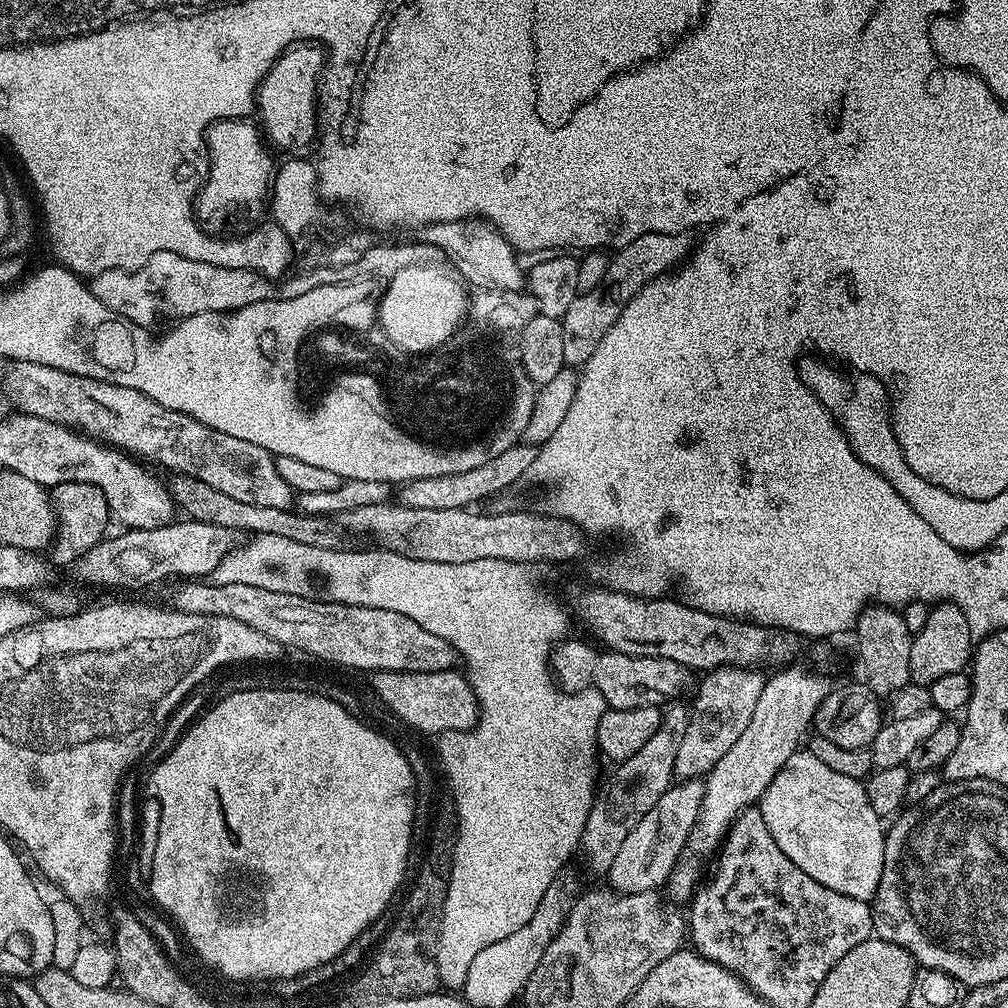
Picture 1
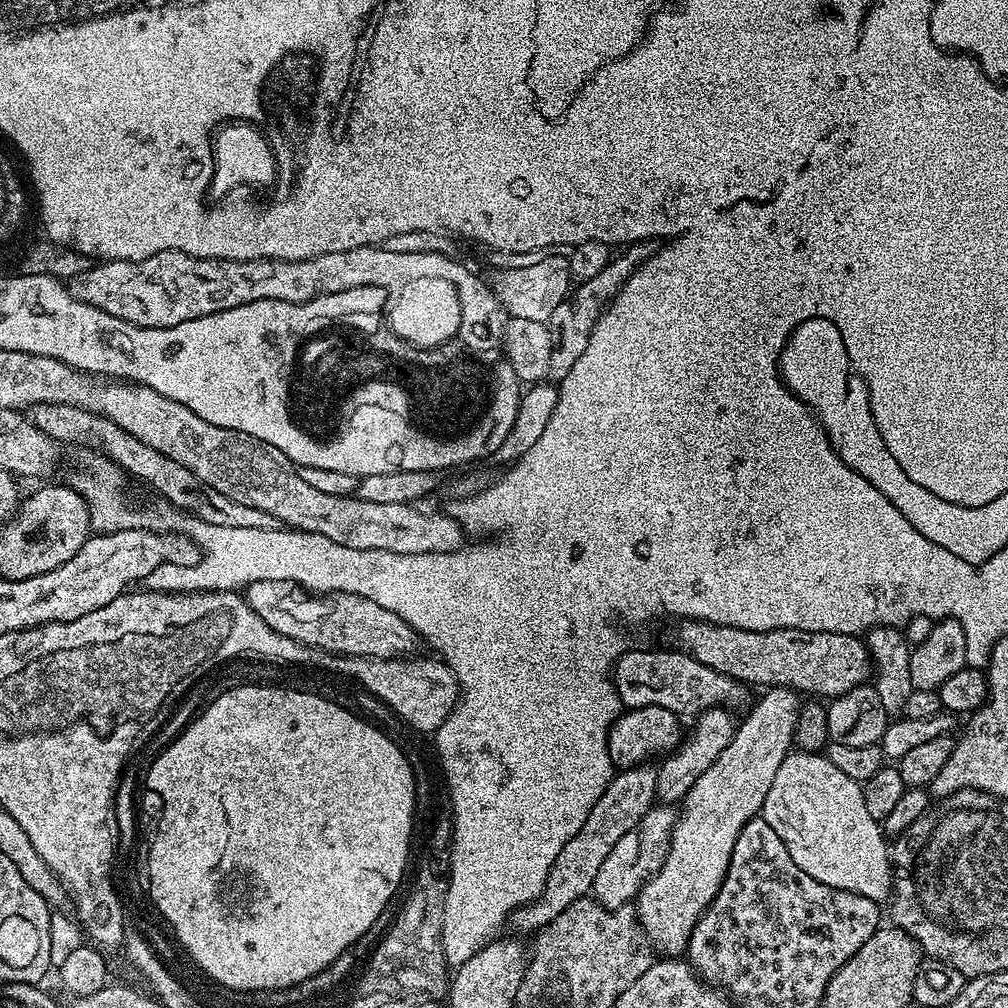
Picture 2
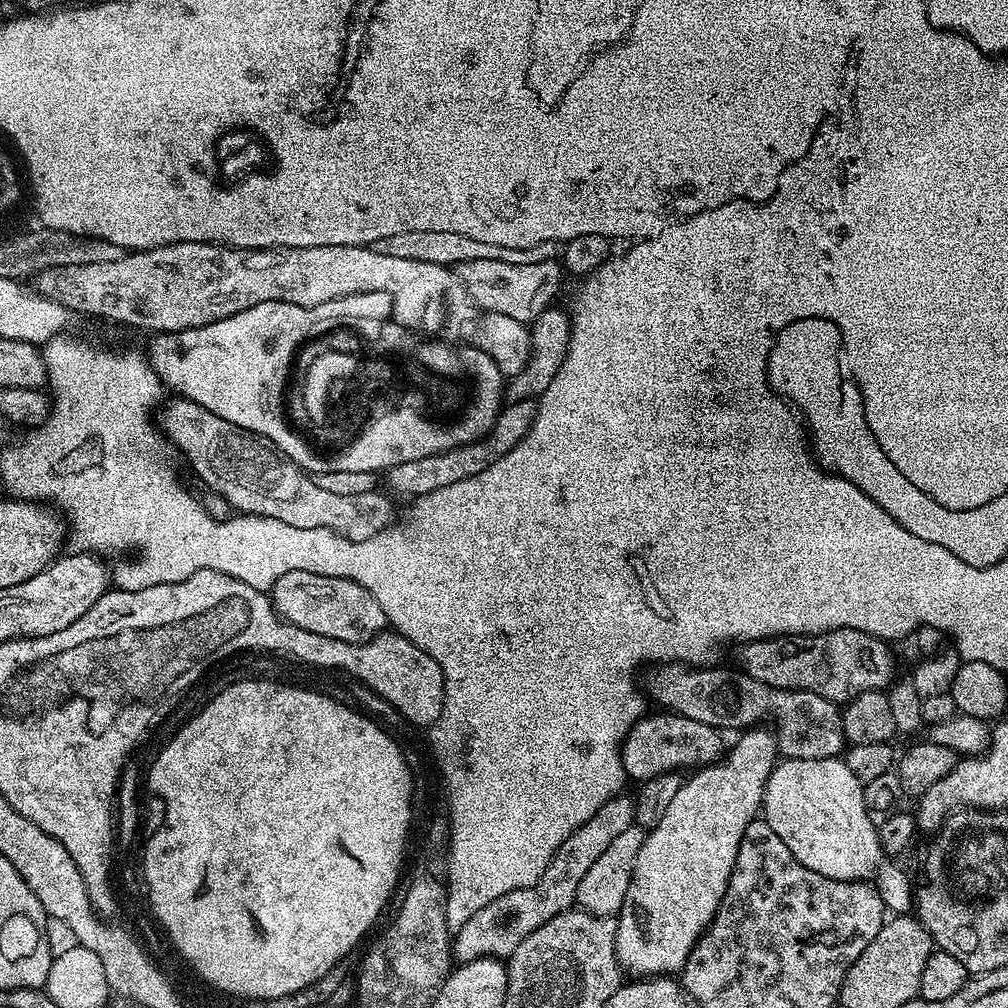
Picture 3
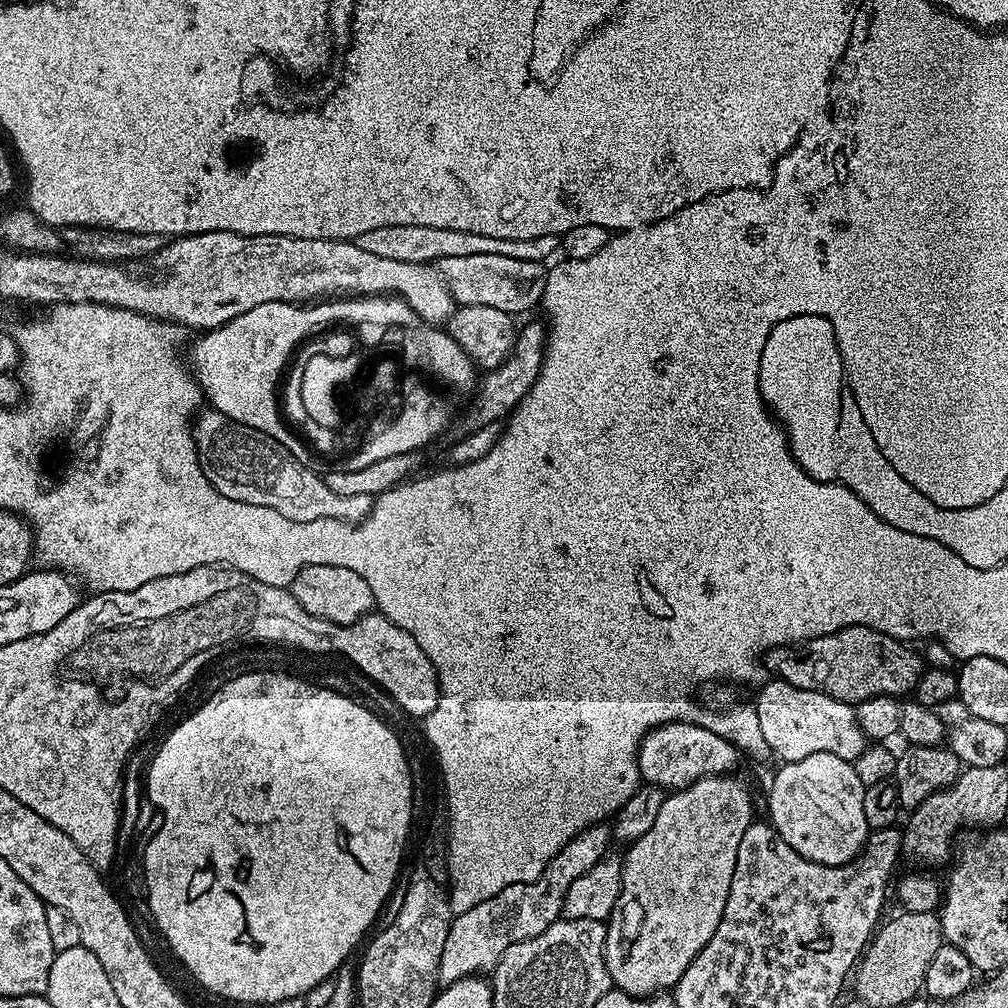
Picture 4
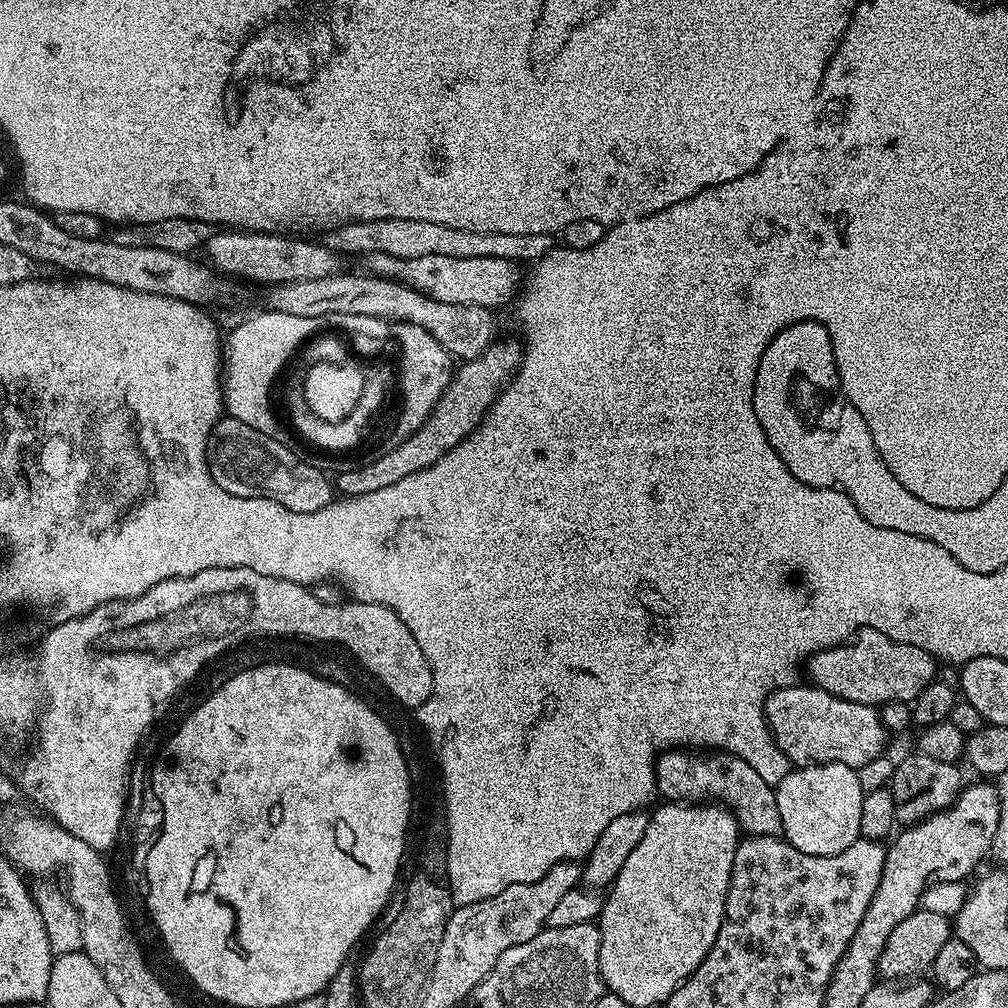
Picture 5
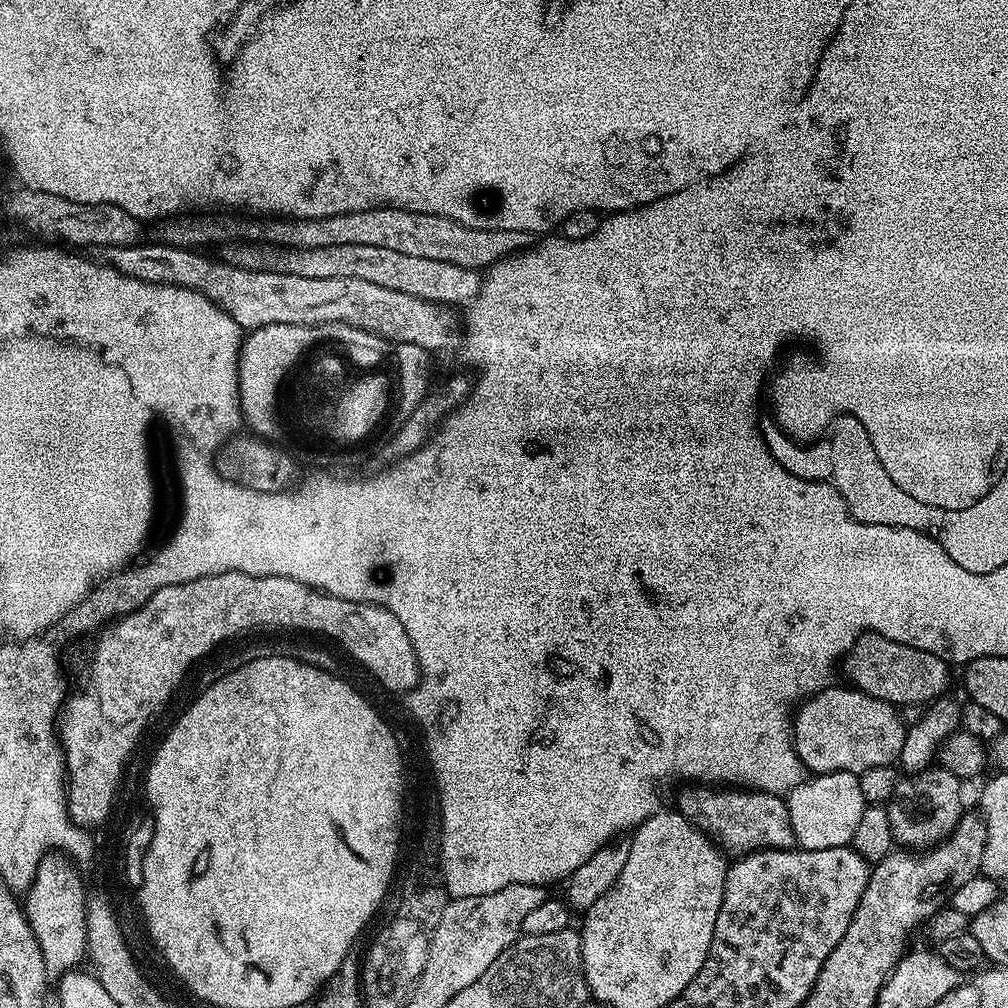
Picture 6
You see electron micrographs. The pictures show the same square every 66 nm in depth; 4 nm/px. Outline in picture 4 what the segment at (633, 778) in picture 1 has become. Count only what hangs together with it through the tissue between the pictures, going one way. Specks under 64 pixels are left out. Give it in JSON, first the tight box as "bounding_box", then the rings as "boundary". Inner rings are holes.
{"bounding_box":[439,823,613,986],"boundary":[[[607,823],[592,824],[586,831],[580,832],[570,842],[566,842],[566,846],[558,850],[554,858],[550,858],[546,870],[542,870],[542,874],[531,884],[511,884],[506,886],[506,890],[494,894],[494,898],[486,898],[486,902],[478,902],[478,906],[470,906],[470,910],[455,913],[451,917],[453,920],[448,933],[442,937],[439,983],[445,986],[467,976],[483,973],[485,971],[483,968],[495,969],[496,963],[502,958],[502,954],[506,954],[510,946],[542,934],[553,922],[561,919],[566,894],[570,894],[570,886],[574,886],[575,880],[582,878],[586,870],[590,870],[596,863],[604,859],[609,851],[608,842],[612,842],[613,838],[612,829]]]}

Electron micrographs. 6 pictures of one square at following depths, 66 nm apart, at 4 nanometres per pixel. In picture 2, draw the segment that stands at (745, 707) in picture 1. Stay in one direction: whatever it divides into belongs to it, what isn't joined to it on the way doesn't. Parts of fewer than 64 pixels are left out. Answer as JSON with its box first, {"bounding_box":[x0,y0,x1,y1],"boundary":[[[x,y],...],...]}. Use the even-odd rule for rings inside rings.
{"bounding_box":[656,708,737,806],"boundary":[[[707,708],[695,717],[692,733],[685,735],[681,739],[673,752],[667,753],[659,761],[656,771],[656,799],[661,804],[676,806],[684,799],[684,795],[694,786],[694,782],[698,782],[698,778],[702,778],[702,774],[706,774],[706,770],[710,770],[710,766],[714,766],[714,762],[718,762],[718,758],[722,754],[722,750],[726,750],[726,746],[730,746],[730,738],[734,738],[737,717],[727,708]]]}

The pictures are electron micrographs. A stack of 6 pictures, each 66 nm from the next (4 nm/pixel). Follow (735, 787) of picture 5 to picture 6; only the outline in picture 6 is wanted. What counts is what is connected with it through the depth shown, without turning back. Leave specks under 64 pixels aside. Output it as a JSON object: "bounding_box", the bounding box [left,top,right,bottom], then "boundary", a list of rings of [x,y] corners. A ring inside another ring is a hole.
{"bounding_box":[675,786,796,857],"boundary":[[[684,786],[680,790],[675,811],[681,812],[698,832],[715,841],[729,857],[747,856],[762,848],[791,849],[796,844],[783,795],[755,790],[721,790],[716,786]]]}

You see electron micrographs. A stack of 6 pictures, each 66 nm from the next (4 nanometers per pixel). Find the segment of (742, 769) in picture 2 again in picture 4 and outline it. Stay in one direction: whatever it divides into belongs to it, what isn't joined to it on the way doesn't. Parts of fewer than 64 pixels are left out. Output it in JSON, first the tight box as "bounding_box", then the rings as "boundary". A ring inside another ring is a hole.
{"bounding_box":[604,774,754,996],"boundary":[[[725,774],[722,776],[707,776],[698,782],[694,782],[688,788],[682,788],[665,795],[662,802],[662,810],[658,810],[658,818],[654,818],[654,826],[646,830],[638,839],[627,845],[622,856],[622,890],[618,894],[618,902],[614,906],[612,915],[606,921],[608,933],[606,934],[606,946],[604,947],[604,961],[608,967],[608,973],[613,985],[619,991],[631,996],[650,996],[663,993],[665,990],[675,989],[678,978],[686,974],[690,962],[710,942],[714,930],[718,930],[718,922],[722,918],[722,910],[726,906],[726,898],[730,894],[730,882],[734,878],[734,866],[738,858],[738,846],[742,843],[742,834],[754,822],[752,816],[752,796],[748,793],[748,784],[744,780],[739,780],[736,774]]]}

